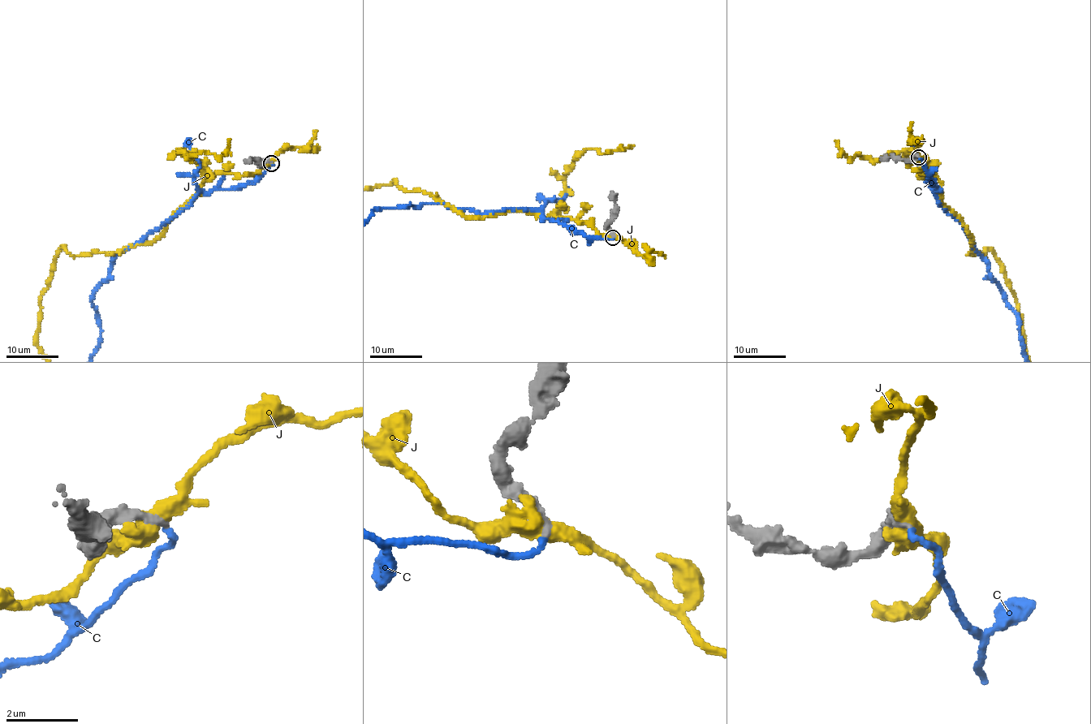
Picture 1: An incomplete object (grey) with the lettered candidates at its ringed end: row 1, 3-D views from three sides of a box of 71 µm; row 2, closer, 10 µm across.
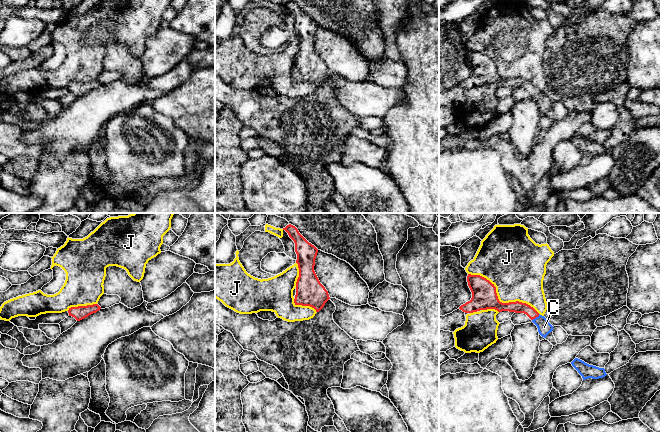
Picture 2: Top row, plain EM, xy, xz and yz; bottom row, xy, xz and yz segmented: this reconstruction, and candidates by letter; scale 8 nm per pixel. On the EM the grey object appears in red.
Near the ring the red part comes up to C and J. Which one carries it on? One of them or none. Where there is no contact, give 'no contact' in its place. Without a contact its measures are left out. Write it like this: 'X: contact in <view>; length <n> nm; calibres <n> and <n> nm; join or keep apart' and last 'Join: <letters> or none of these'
C: contact in yz; length 80 nm; calibres 100 and 110 nm; join
J: contact in yz; length 650 nm; calibres 200 and 400 nm; keep apart
Join: C

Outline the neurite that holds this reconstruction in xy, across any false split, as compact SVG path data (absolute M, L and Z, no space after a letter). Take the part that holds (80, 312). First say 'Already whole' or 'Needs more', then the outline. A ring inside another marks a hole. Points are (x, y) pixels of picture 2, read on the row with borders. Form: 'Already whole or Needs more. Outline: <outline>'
Already whole. Outline: M98 304L71 307L68 310L69 316L74 317L77 321L80 321L89 315L99 311L101 307Z

